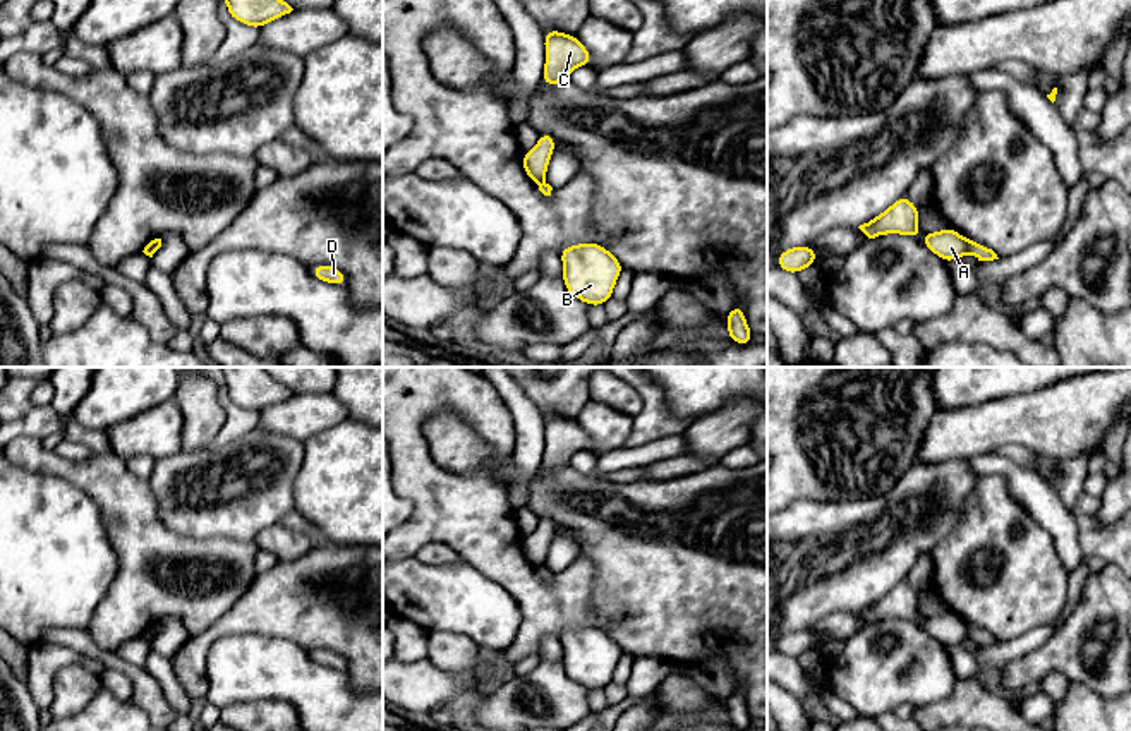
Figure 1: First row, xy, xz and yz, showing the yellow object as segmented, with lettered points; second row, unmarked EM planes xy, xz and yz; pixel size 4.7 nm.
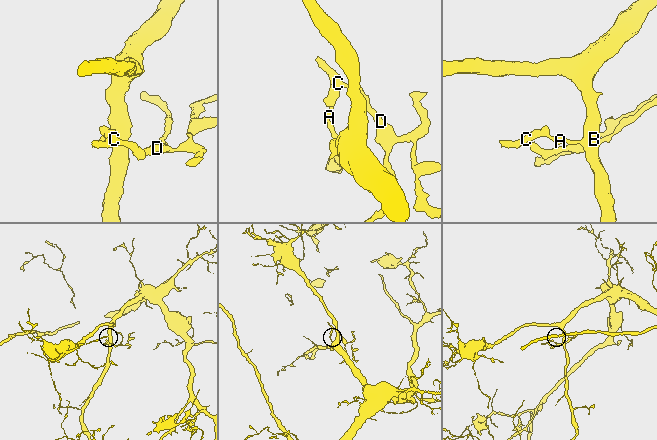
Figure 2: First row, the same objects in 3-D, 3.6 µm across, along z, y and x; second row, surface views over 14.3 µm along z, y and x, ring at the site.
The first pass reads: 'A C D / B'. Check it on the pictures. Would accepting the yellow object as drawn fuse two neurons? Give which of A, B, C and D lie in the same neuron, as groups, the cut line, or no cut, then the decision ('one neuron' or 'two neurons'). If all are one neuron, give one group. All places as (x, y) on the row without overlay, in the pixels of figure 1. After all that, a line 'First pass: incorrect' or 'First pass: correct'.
A C D / B; cut in yz along (965, 623), (968, 635); two neurons
First pass: correct

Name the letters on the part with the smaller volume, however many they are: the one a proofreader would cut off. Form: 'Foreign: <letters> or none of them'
Foreign: A, C, D

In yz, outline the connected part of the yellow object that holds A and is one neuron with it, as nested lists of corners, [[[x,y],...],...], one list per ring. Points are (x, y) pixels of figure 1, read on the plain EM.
[[[954,613],[925,618],[923,630],[946,647],[961,643],[966,635],[966,623]]]

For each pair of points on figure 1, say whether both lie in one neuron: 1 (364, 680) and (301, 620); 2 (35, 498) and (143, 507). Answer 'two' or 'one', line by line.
1: one
2: two

